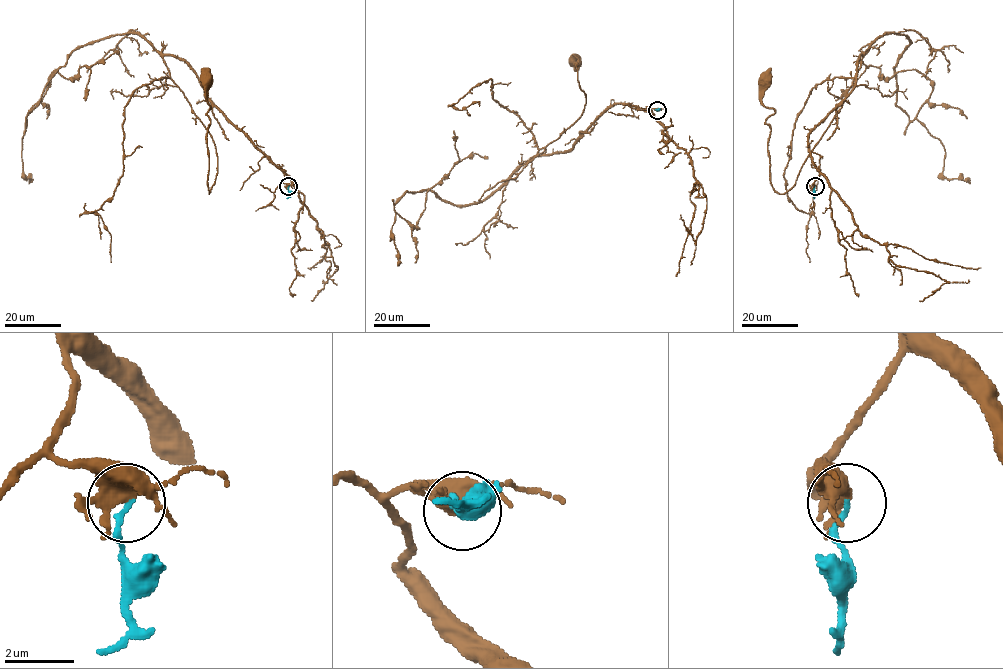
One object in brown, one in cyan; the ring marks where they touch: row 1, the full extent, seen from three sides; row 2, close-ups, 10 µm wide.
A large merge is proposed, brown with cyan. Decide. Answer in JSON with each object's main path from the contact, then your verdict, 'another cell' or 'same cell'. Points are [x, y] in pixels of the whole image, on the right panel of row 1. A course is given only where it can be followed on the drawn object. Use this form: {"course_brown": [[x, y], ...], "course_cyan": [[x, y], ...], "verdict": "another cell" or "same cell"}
{"course_brown": [[815, 186], [808, 134], [854, 86], [861, 55], [783, 193], [770, 181], [764, 81]], "course_cyan": [[815, 186], [814, 198]], "verdict": "same cell"}

